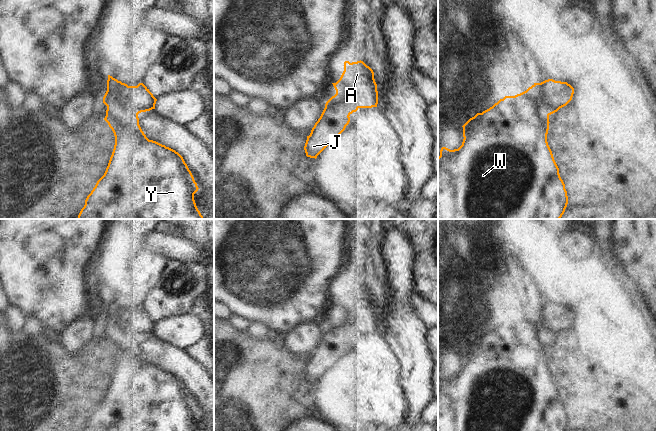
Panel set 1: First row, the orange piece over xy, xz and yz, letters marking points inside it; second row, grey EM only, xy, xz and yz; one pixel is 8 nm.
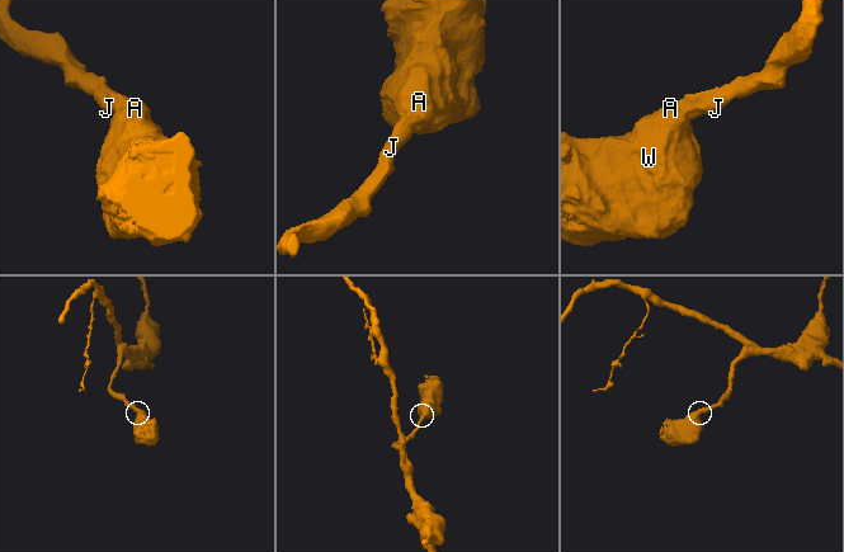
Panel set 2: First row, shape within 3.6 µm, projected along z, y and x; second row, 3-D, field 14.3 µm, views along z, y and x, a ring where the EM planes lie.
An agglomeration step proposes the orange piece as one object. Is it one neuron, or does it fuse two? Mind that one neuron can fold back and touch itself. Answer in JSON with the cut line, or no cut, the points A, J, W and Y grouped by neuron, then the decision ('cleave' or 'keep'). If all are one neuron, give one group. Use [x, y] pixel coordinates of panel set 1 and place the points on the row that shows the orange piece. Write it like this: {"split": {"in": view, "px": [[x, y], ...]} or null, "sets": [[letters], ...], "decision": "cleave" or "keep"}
{"split": null, "sets": [["A", "J", "W", "Y"]], "decision": "keep"}

